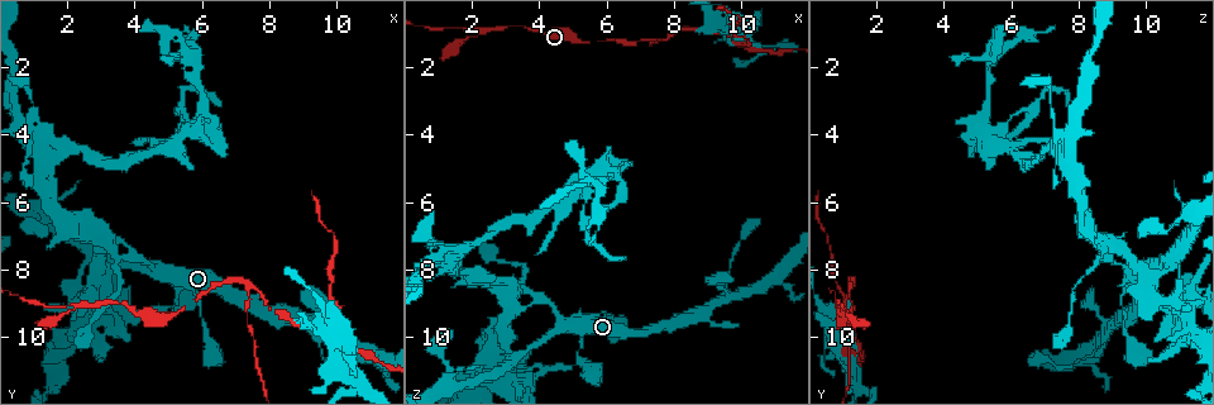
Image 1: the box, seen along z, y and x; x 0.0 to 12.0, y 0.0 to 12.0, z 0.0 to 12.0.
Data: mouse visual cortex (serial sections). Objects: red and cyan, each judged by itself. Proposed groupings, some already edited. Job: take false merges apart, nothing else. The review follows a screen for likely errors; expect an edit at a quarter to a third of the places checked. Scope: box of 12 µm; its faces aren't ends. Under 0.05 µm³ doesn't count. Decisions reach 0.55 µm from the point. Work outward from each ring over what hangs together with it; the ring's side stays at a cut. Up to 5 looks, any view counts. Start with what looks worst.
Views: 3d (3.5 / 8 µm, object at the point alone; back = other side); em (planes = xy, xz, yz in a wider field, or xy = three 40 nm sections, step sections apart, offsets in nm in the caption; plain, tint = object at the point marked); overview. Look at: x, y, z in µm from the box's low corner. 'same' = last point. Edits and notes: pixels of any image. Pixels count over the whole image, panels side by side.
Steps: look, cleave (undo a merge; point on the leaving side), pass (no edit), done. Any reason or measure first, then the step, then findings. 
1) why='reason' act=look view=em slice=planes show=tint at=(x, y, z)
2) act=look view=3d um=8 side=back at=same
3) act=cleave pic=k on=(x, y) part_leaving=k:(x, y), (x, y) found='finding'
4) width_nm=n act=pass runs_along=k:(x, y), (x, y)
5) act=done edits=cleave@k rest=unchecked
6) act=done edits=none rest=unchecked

why='thin neck' act=look view=3d um=3.5 at=(7.4, 8.5, 1.3)

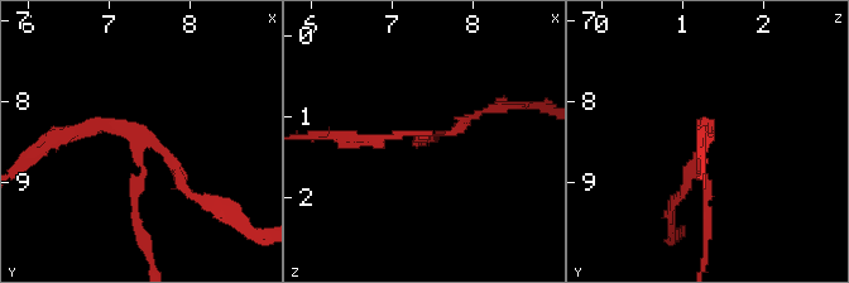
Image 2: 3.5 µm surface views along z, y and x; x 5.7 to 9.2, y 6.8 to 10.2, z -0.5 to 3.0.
arms=3 arm_widths_nm=100,150,150 act=look view=em slice=xy step=5 show=tint at=(7.40, 8.45, 1.25)

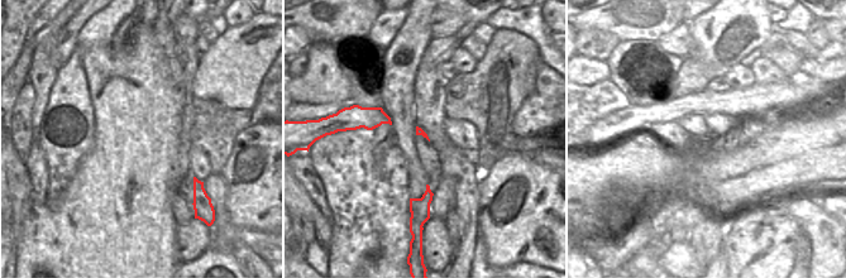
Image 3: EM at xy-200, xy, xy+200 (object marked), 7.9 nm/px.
act=cleave pic=2 on=(135, 190) part_leaving=2:(143, 147), (134, 228), (150, 263) found='two cells meet here'

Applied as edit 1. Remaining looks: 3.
act=look view=3d um=3.5 at=(9.9, 9.7, 1.3)

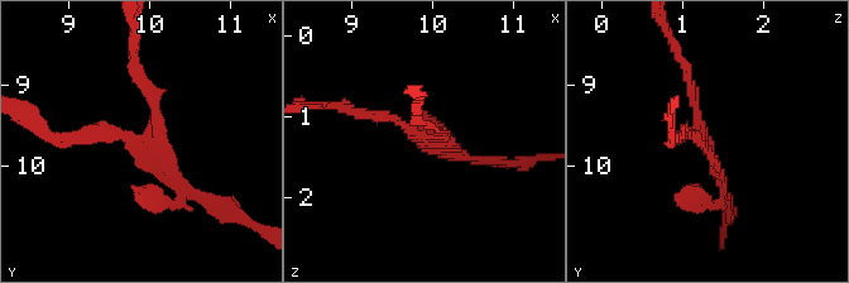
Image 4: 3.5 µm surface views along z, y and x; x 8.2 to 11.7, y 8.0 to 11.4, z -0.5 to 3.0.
arms=3 arm_widths_nm=100,150,150 why='shape alone is not enough' act=look view=em slice=xy step=2 show=tint at=(9.85, 9.65, 1.20)

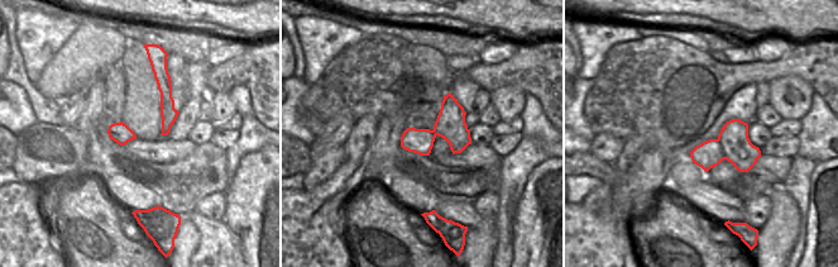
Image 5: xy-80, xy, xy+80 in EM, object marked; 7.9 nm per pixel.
act=cleave pic=4 on=(685, 196) border=5:(718, 138), (726, 158) found='a second cell is stuck on'

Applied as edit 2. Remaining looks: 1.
act=done edits=cleave@2,cleave@4 rest=unchecked

